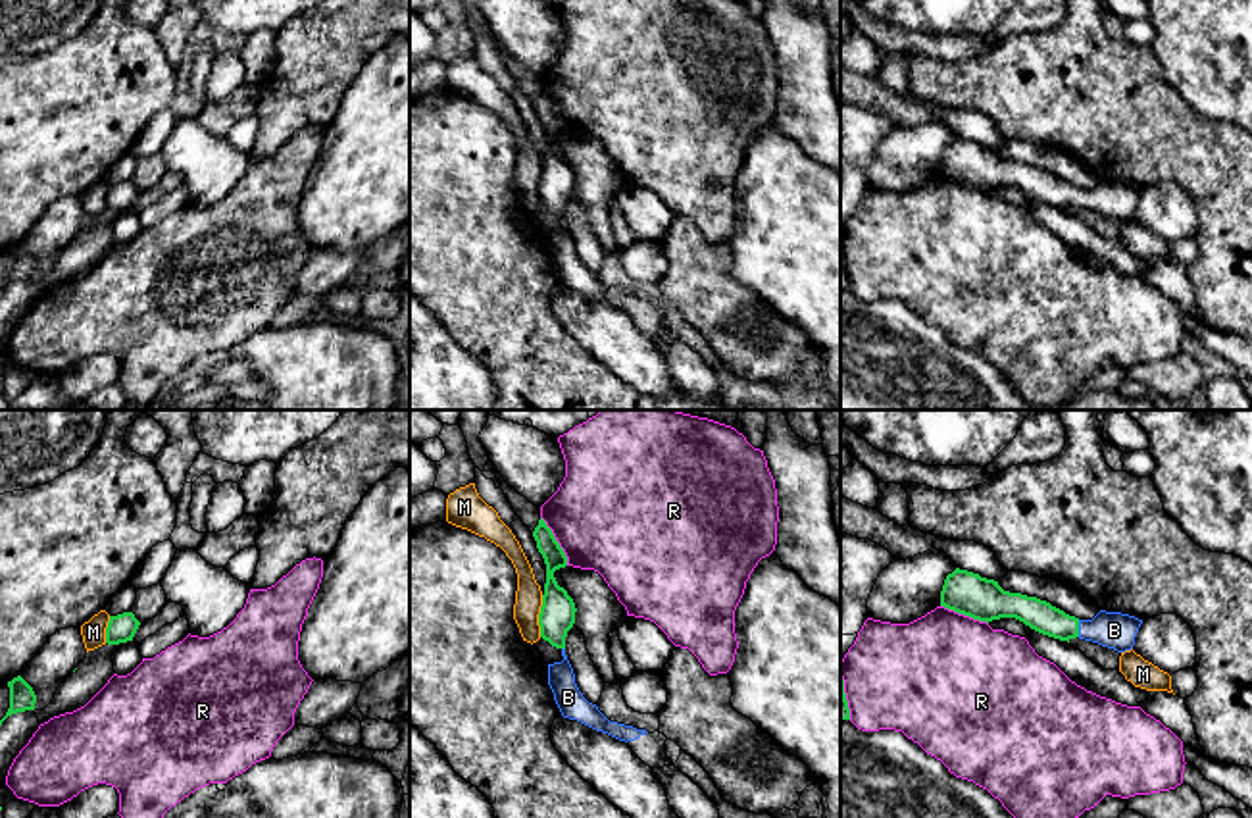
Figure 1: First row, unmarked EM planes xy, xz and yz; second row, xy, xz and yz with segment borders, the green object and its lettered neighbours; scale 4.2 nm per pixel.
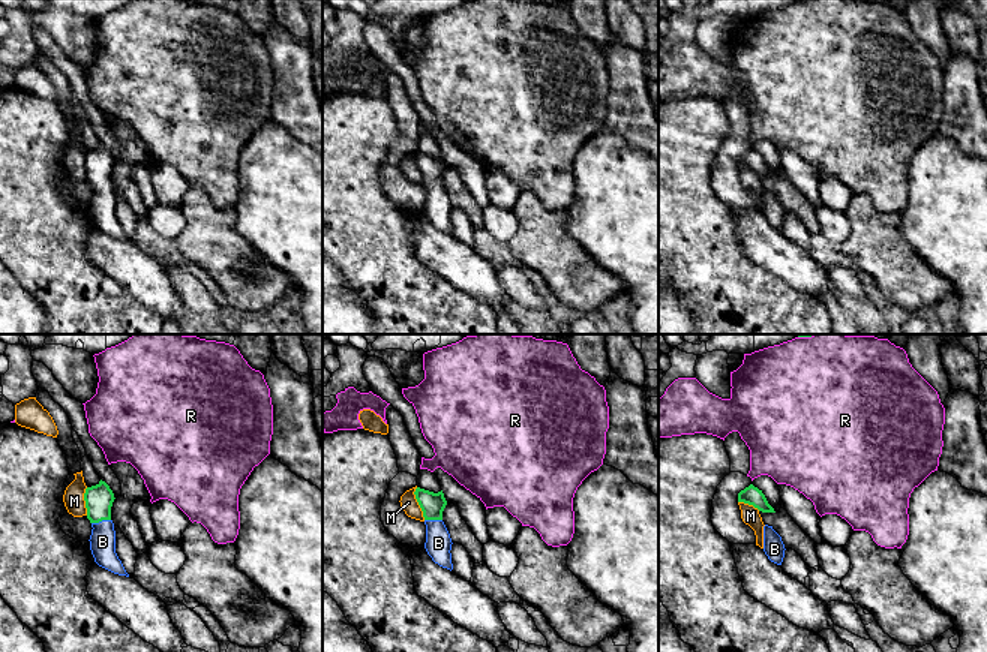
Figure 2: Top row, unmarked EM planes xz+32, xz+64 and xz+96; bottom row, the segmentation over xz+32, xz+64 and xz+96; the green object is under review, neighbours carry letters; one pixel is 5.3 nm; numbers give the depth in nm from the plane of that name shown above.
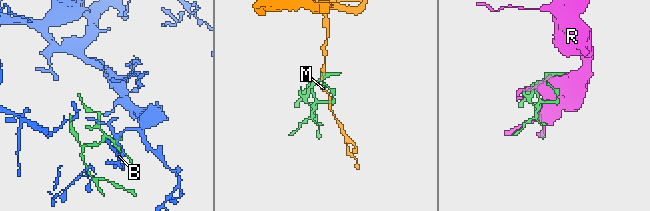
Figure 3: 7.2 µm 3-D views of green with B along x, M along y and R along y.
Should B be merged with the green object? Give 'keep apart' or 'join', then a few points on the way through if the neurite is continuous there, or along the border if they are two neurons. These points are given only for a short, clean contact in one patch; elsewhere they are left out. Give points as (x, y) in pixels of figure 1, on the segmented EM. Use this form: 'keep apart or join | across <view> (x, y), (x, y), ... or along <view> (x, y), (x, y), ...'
join

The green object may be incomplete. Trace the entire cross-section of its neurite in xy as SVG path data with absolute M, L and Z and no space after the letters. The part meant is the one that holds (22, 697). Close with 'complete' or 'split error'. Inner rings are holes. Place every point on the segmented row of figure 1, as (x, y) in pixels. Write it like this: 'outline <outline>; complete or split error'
outline M21 676L8 681L8 687L10 687L10 708L6 716L0 720L0 726L12 714L35 710L35 703L37 703L37 695L33 687Z; complete

